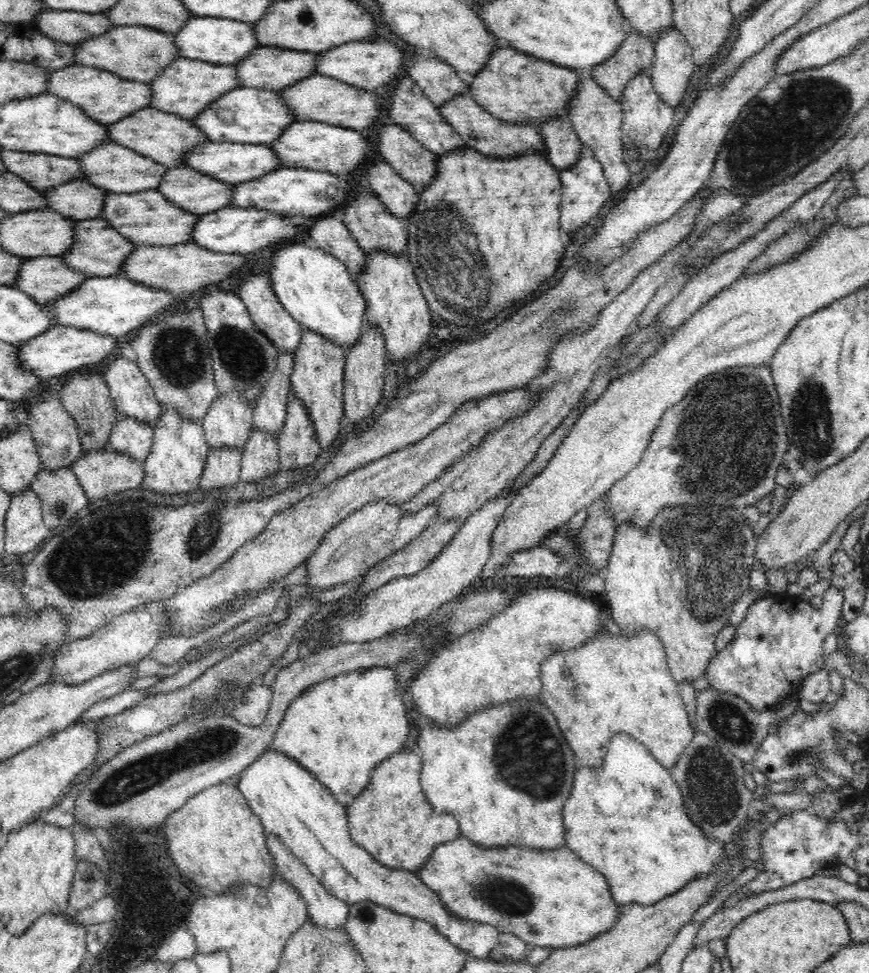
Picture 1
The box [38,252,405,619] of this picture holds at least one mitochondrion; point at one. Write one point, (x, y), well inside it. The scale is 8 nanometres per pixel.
(79, 573)

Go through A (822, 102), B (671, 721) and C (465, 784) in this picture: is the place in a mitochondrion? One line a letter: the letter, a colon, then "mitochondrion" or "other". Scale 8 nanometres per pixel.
A: mitochondrion
B: other
C: other

